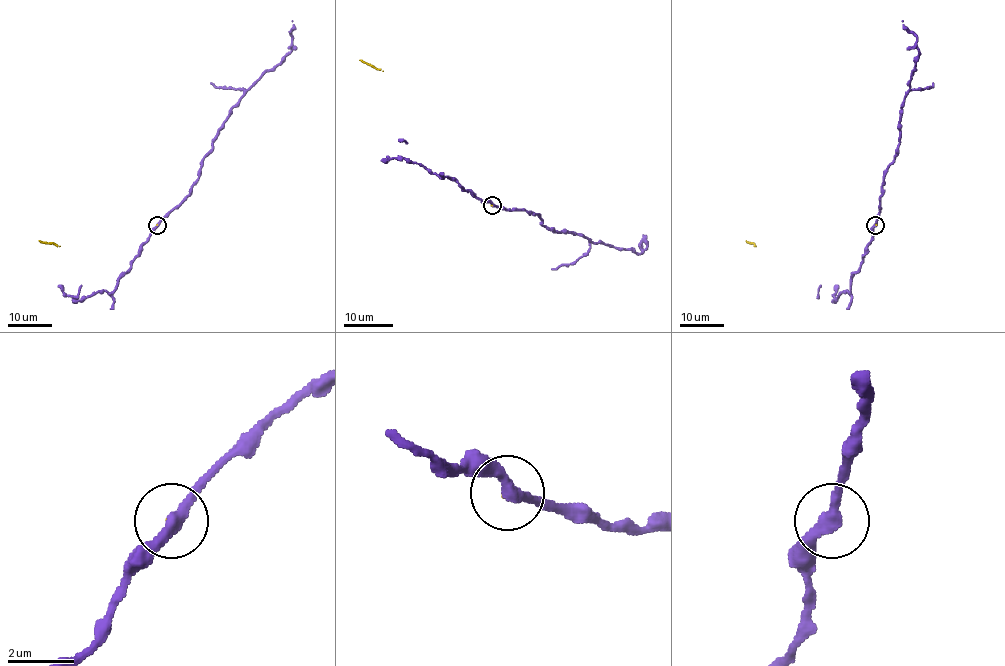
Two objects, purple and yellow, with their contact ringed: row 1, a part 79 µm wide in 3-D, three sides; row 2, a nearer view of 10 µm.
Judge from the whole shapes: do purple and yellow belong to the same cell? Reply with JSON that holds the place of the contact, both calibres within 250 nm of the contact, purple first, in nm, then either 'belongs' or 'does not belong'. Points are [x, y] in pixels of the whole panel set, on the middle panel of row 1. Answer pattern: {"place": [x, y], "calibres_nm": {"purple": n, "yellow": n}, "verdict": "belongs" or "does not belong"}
{"place": [492, 205], "calibres_nm": {"purple": 360, "yellow": 50}, "verdict": "does not belong"}

